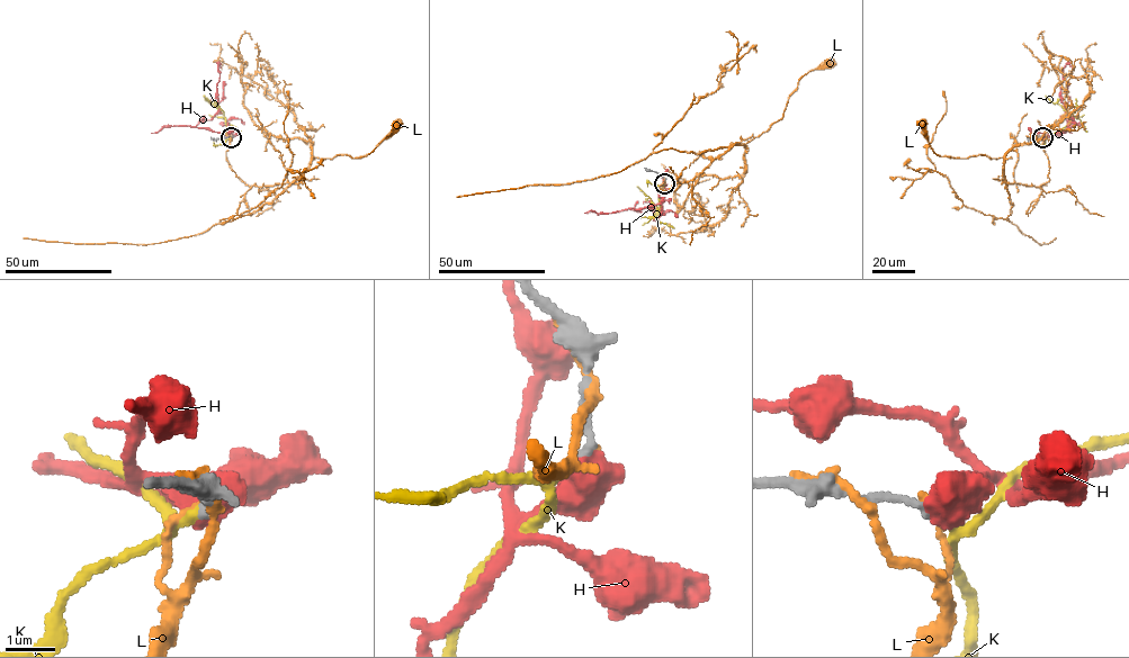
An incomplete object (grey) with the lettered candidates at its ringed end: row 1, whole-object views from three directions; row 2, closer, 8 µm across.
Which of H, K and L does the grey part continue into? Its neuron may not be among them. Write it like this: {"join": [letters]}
{"join": ["K"]}

